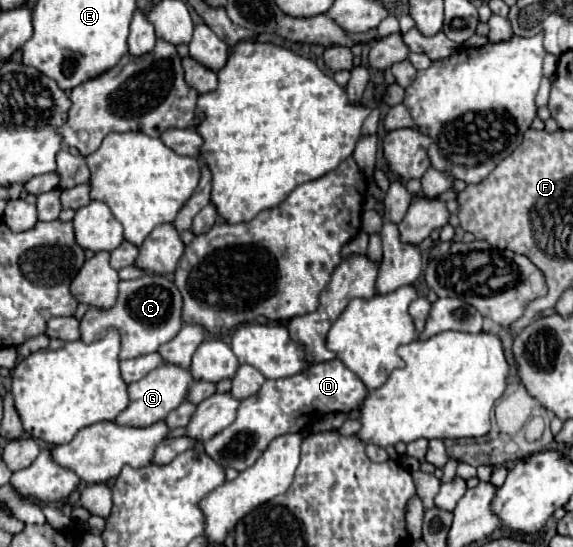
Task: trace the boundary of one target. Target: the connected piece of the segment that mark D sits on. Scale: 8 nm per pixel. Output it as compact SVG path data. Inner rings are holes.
M337 358L309 366L305 372L289 378L267 380L253 398L239 402L235 422L203 444L205 454L209 454L209 458L213 458L221 468L235 468L237 472L243 472L255 464L273 438L289 432L301 432L307 424L325 414L357 410L365 396L367 388L363 382Z

